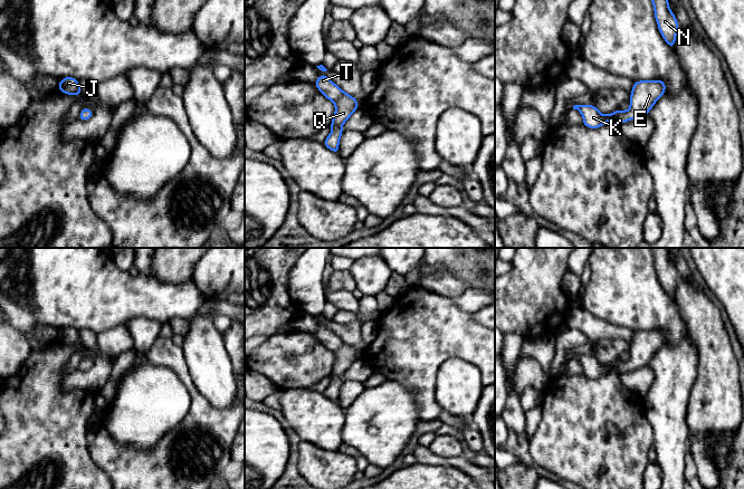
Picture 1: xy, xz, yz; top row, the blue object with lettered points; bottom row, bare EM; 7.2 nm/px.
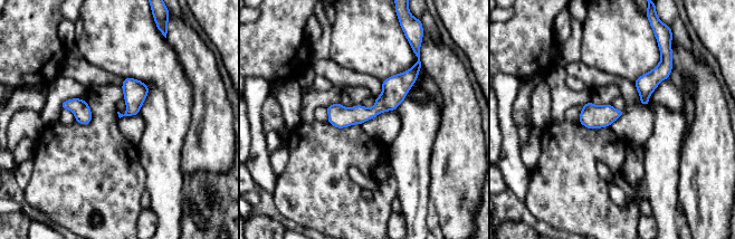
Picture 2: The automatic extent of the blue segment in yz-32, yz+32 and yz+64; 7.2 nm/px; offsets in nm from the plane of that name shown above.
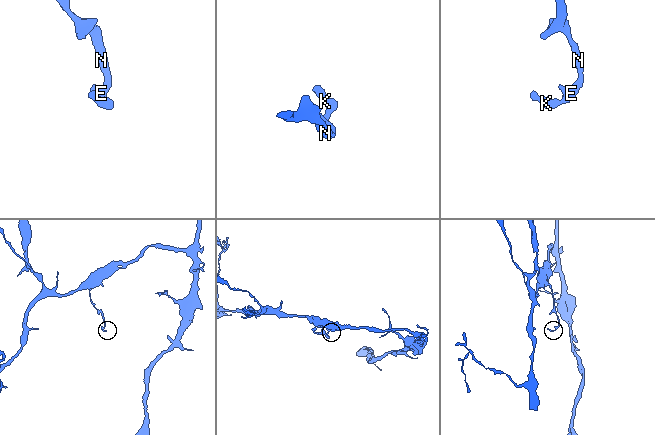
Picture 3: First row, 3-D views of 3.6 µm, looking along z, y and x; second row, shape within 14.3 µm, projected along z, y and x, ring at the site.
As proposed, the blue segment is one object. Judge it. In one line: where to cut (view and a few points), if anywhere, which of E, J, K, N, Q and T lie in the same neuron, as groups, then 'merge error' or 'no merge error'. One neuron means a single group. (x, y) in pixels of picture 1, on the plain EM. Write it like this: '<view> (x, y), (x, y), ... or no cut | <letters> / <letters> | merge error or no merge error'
no cut | E J K N Q T | no merge error

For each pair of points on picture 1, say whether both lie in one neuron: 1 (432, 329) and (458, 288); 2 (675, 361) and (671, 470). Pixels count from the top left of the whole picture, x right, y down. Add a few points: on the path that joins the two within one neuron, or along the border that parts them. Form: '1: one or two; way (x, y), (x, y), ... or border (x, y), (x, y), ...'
1: two; border (426, 289), (450, 298)
2: one; way (671, 387), (671, 443)

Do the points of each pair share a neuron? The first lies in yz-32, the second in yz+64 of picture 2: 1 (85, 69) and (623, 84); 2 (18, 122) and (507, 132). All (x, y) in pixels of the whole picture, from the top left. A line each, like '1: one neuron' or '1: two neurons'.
1: one neuron
2: two neurons

